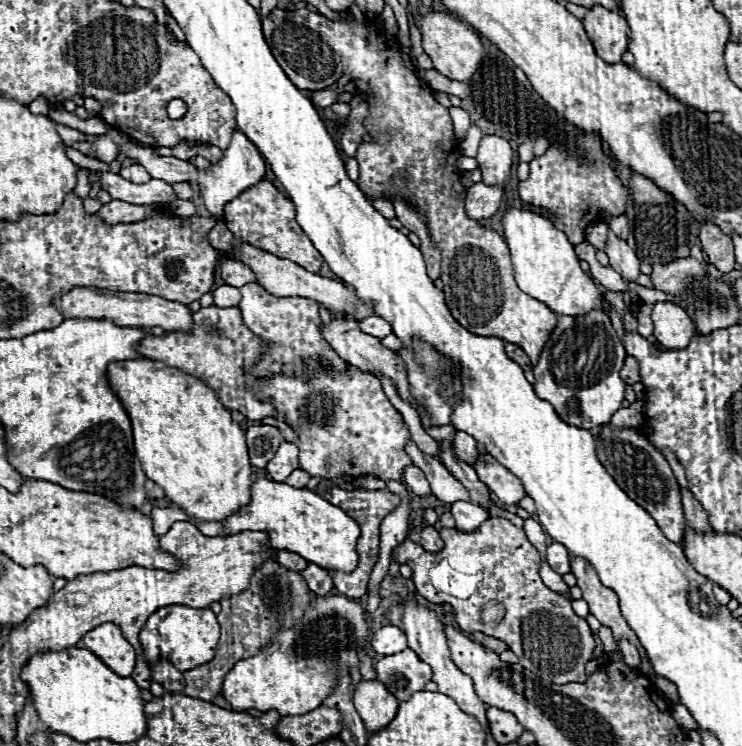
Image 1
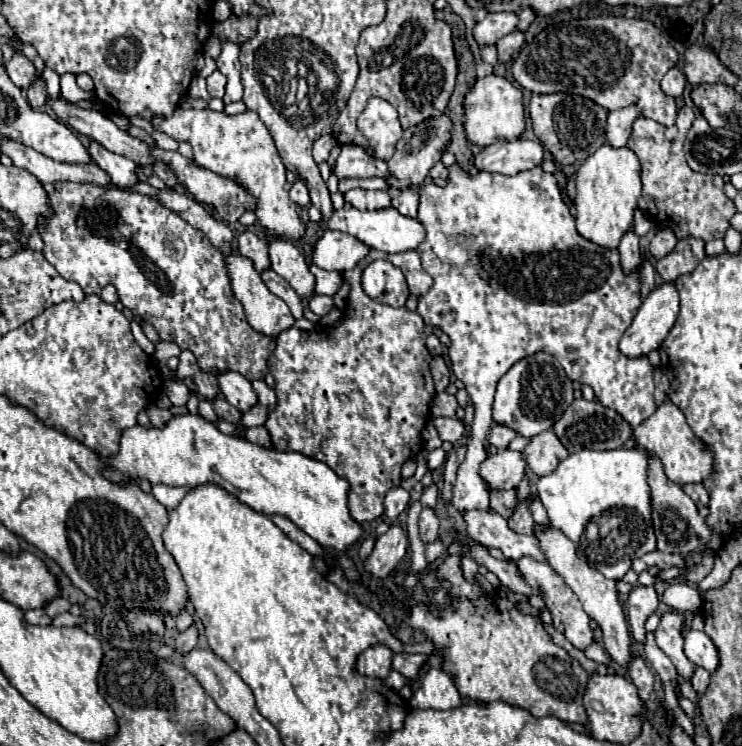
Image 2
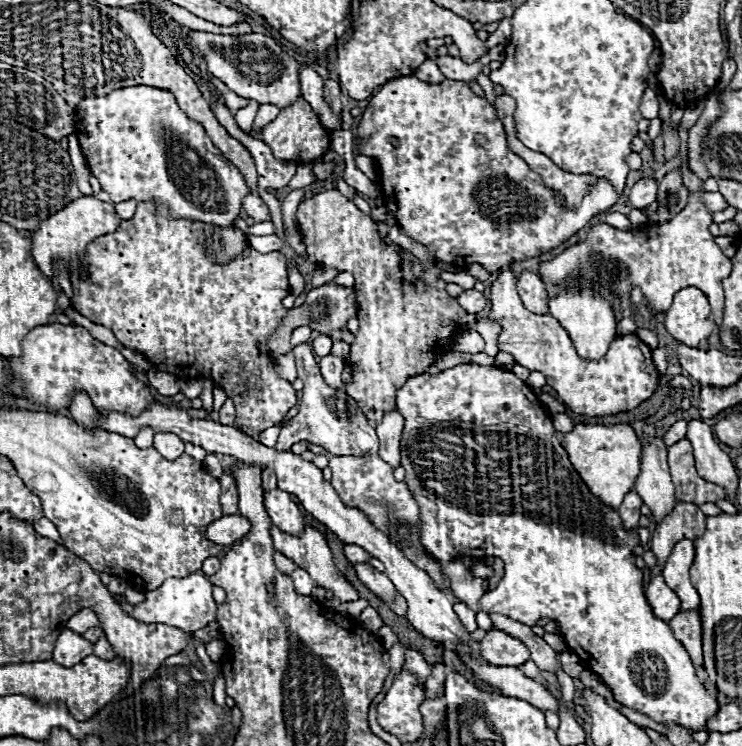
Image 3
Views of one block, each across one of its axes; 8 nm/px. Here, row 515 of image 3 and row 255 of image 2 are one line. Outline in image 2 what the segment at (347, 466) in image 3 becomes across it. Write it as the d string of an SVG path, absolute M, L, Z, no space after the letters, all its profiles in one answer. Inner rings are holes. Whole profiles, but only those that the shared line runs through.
M370 250L352 270L344 270L342 276L344 280L348 282L350 286L350 296L348 296L348 302L346 302L346 318L342 320L340 326L336 328L328 328L328 330L300 330L300 328L288 328L286 332L282 332L276 340L276 348L274 352L270 354L268 358L268 366L270 366L270 372L276 380L276 410L270 412L268 420L266 420L266 430L270 432L270 438L272 438L272 446L274 448L286 448L286 450L294 450L294 452L300 452L300 454L306 454L314 460L320 460L324 464L328 464L340 478L344 478L348 484L350 484L350 492L348 492L348 506L350 506L350 516L356 520L356 522L372 522L376 520L378 516L384 514L384 496L388 490L392 488L398 488L400 486L400 466L408 460L408 458L414 458L422 448L422 430L424 426L427 425L427 422L430 419L430 403L436 394L434 390L434 382L432 382L432 376L430 376L430 368L428 368L428 362L430 362L430 354L424 346L424 340L426 340L426 332L424 332L424 320L420 318L418 312L412 312L408 308L394 308L394 306L388 306L388 304L380 304L380 302L374 302L370 296L366 296L366 292L362 290L362 284L360 284L360 276L362 276L362 270L374 262L374 260L385 259L398 266L402 270L408 287L411 294L414 294L416 297L419 297L423 294L426 294L430 287L433 285L433 279L430 275L424 270L422 264L420 264L420 256L416 250L406 250L406 252L398 252L398 254L382 254L378 250Z

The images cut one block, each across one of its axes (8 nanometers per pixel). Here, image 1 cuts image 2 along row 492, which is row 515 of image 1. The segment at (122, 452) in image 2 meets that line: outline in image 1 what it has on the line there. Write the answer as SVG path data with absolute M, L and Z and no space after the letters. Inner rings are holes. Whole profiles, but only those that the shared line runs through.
M258 478L252 484L252 502L250 502L250 506L244 506L238 512L234 512L232 516L228 516L224 520L224 526L226 526L226 534L222 534L222 536L246 532L246 530L268 532L268 546L300 554L308 562L312 562L316 566L322 566L326 570L338 570L338 572L350 574L358 566L356 542L360 538L360 526L342 508L330 504L328 500L324 500L322 496L318 496L316 492L312 492L308 488L300 488L298 490L298 488L292 488L292 486L284 484L284 482L274 482L274 480Z

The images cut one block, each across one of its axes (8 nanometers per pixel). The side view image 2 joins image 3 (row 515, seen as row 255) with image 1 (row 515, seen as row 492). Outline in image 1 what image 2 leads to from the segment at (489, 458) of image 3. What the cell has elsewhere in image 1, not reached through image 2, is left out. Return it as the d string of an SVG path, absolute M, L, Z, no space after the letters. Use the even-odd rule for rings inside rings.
M470 502L452 504L450 512L456 518L456 530L460 532L476 532L488 520L488 510Z

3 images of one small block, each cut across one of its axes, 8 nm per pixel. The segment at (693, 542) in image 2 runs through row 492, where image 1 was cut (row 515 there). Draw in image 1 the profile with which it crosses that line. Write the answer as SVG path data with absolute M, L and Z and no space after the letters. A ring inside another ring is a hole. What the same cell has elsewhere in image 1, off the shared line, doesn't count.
M634 428L626 430L602 430L602 438L596 440L596 452L598 460L604 464L604 468L618 480L622 490L638 502L650 516L656 520L656 524L662 528L664 536L676 544L684 544L686 534L686 516L682 510L682 496L680 486L666 462L666 458L656 452L650 442Z

